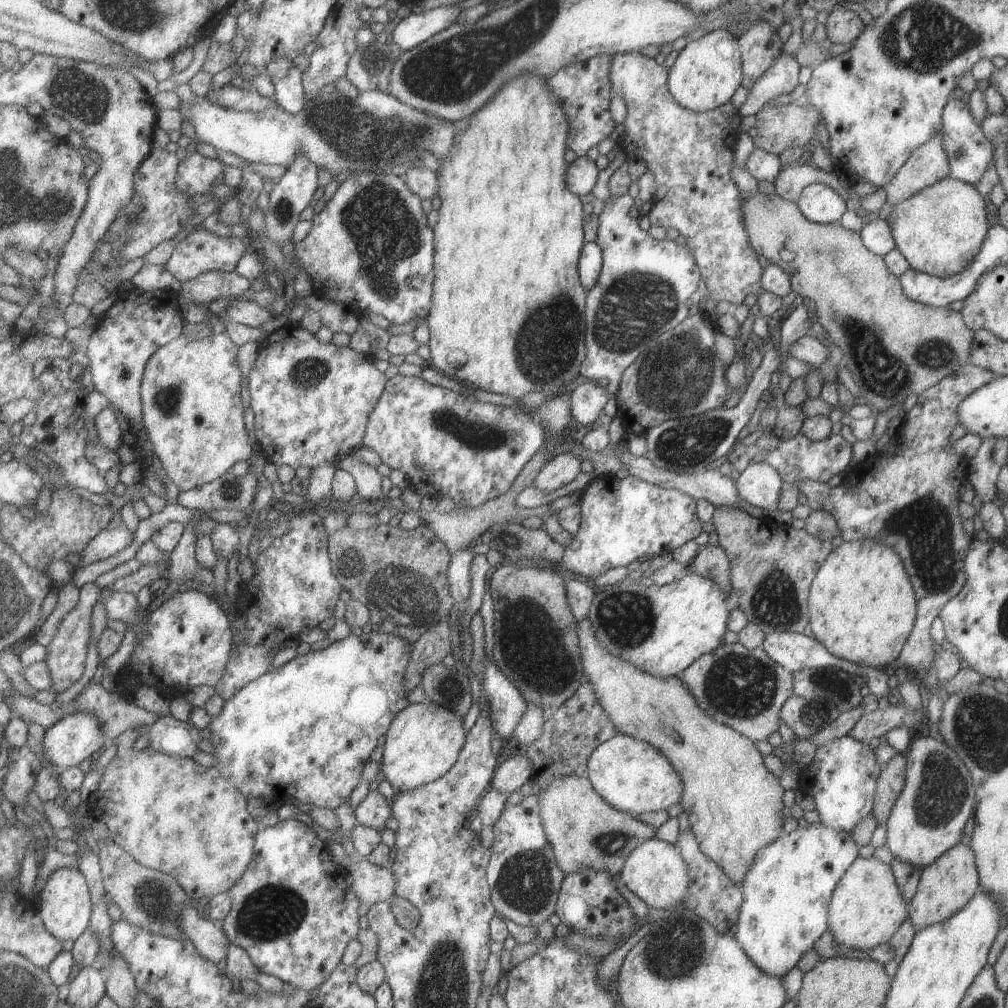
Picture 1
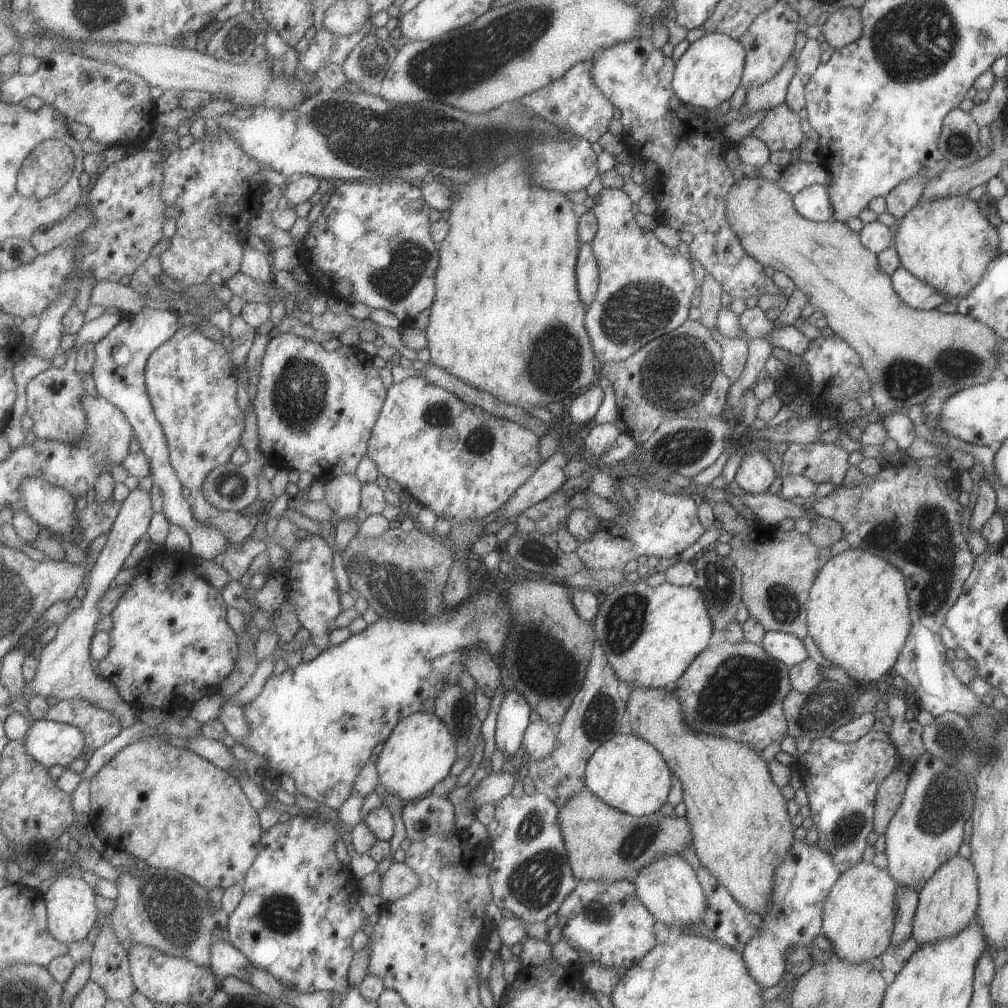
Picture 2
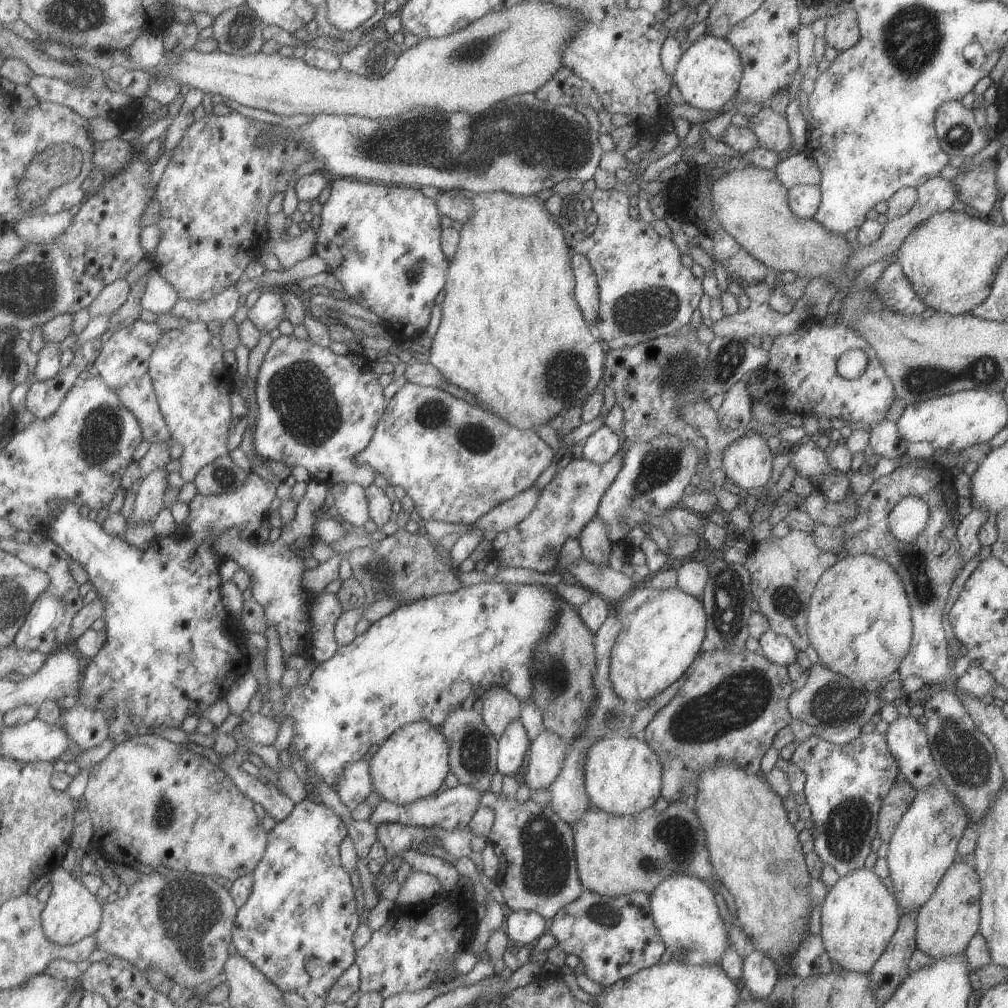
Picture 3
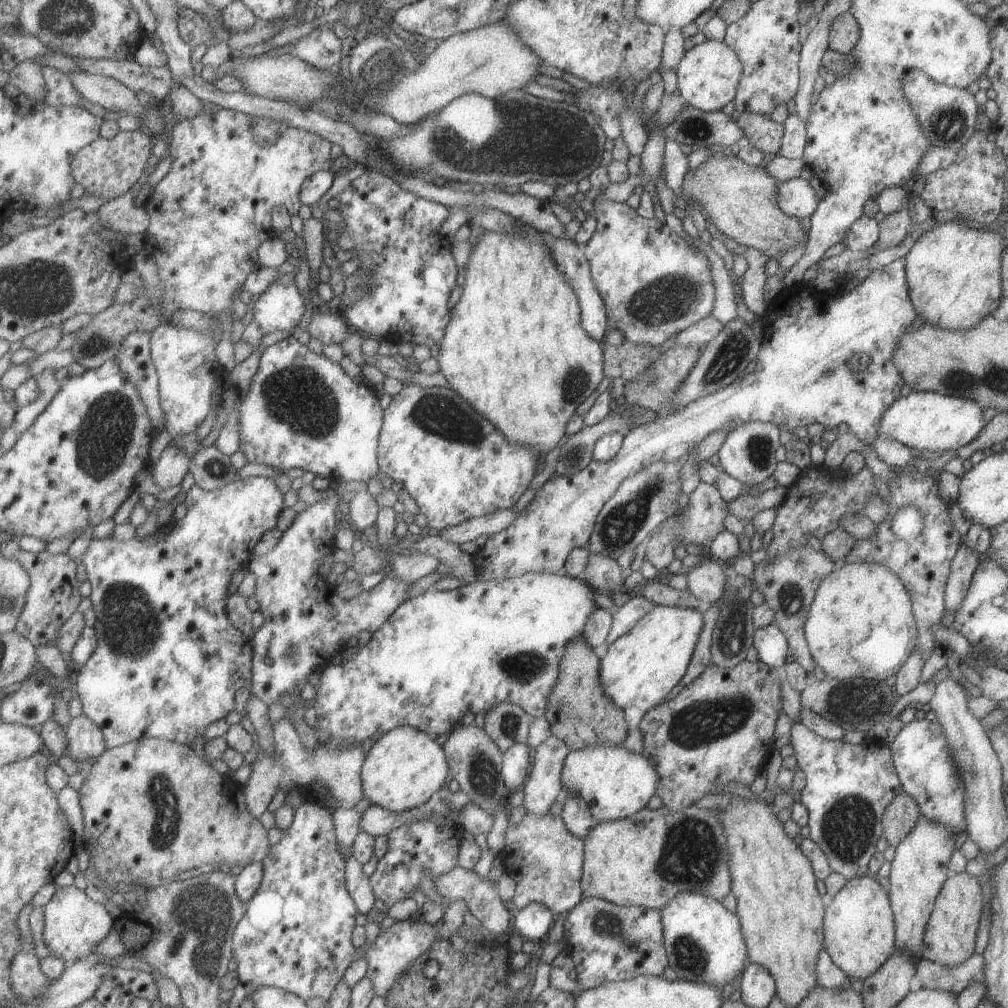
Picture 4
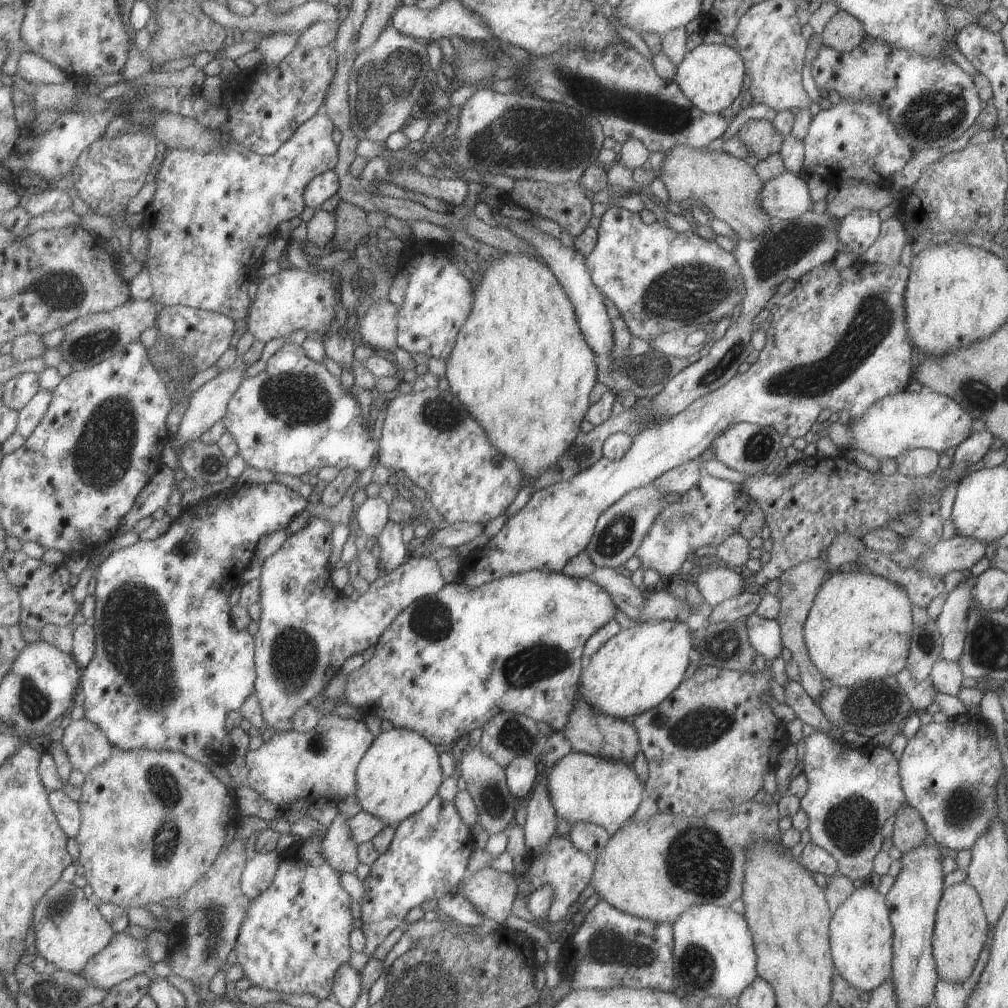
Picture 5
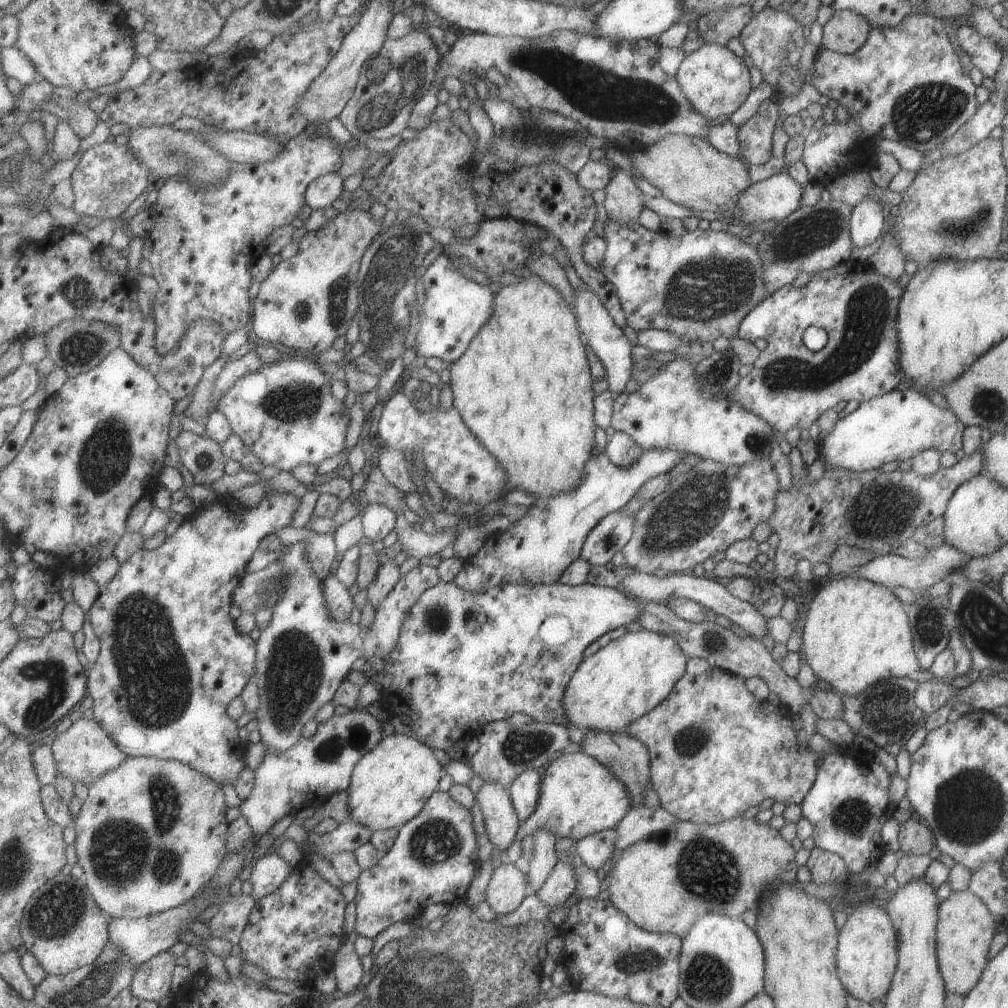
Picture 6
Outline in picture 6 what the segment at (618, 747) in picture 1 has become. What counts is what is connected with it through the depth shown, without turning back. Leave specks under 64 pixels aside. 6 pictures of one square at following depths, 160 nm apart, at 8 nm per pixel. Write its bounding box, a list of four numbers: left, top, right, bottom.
[516,751,630,842]

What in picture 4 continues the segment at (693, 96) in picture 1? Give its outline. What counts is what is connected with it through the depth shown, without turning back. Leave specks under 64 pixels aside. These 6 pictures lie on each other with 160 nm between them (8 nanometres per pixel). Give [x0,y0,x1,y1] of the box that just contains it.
[676,40,742,113]

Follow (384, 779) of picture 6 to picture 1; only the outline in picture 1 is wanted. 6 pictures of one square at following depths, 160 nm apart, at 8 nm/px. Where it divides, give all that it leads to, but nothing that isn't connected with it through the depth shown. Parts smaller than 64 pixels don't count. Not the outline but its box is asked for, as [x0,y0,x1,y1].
[381,703,465,793]

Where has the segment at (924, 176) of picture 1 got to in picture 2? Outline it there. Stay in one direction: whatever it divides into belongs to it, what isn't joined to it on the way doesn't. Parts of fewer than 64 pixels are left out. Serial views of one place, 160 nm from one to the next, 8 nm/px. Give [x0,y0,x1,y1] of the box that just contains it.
[887,175,930,219]

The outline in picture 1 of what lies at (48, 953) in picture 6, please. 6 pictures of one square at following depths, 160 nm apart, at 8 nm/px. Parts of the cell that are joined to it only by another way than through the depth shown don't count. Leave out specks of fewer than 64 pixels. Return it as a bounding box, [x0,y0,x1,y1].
[38,868,94,942]

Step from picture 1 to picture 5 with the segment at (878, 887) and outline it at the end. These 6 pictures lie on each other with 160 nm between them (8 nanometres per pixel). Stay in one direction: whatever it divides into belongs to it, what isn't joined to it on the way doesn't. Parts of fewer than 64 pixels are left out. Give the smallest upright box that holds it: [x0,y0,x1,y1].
[828,884,892,992]

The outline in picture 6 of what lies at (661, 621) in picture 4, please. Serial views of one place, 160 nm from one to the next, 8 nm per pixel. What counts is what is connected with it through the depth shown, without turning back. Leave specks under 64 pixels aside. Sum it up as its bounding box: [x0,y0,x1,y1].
[562,629,688,733]

